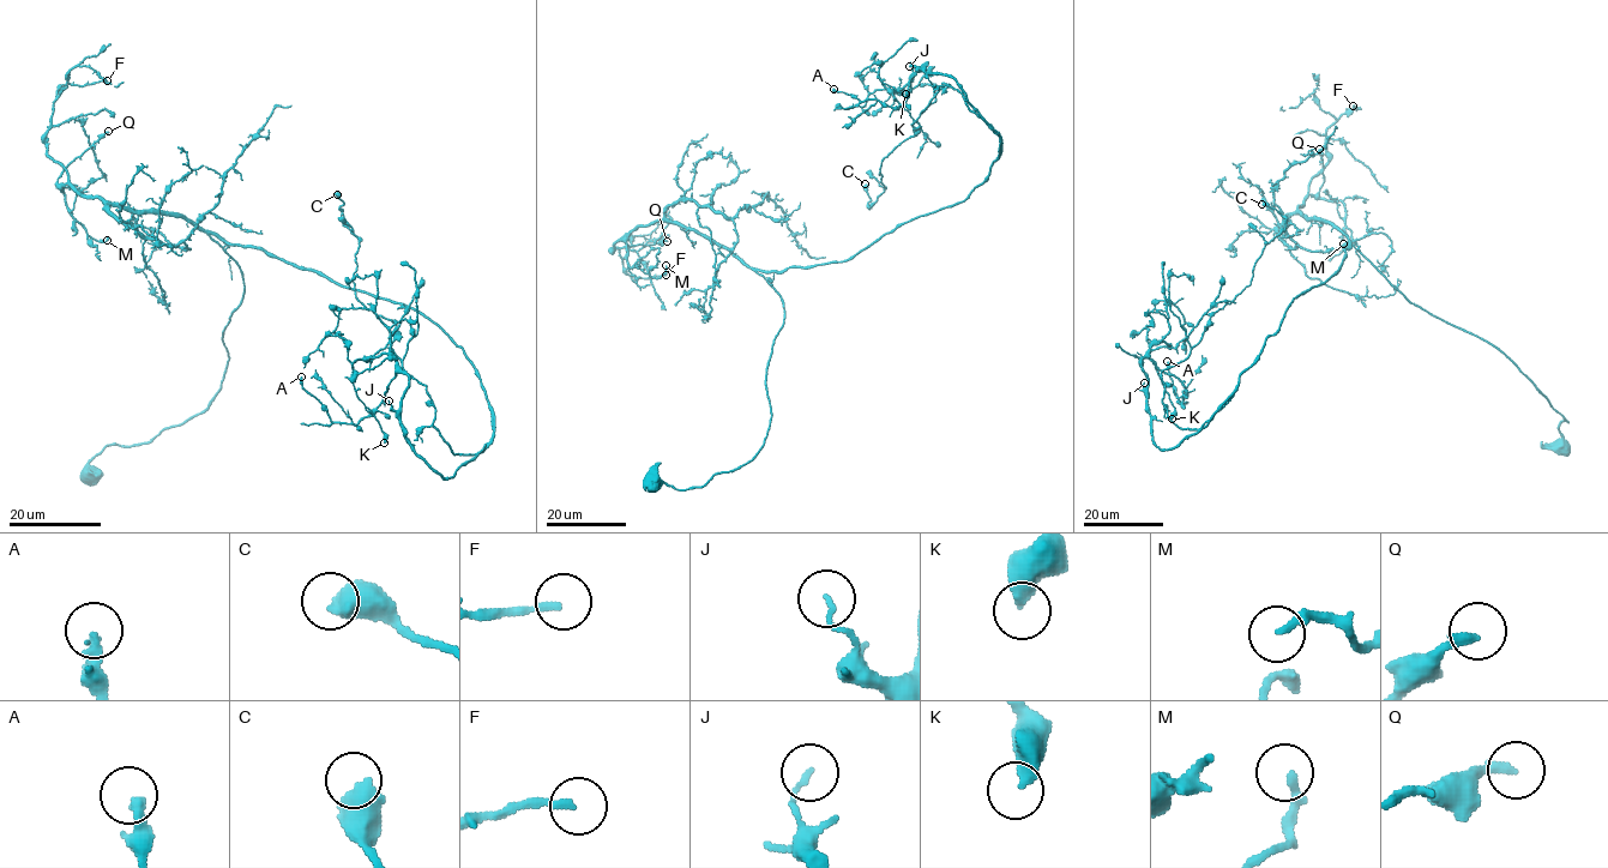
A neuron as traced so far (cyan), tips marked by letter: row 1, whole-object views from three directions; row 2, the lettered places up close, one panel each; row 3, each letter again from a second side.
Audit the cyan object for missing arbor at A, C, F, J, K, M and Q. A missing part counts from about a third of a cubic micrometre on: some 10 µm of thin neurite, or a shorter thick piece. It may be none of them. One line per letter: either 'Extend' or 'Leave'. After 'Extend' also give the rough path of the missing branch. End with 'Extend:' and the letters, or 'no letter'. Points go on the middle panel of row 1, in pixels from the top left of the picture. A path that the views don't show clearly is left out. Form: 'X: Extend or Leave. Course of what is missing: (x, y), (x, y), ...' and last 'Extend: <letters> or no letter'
A: Extend. Course of what is missing: (833, 89), (794, 97), (777, 116), (775, 127), (760, 143), (758, 139)
C: Leave
F: Extend
J: Leave
K: Leave
M: Leave
Q: Leave
Extend: A, F

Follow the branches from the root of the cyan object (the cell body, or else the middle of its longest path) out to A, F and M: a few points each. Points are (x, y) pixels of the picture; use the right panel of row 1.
A: (1564, 447), (1504, 354), (1348, 239), (1234, 395), (1160, 448), (1142, 361), (1181, 403), (1167, 361)
F: (1564, 447), (1567, 421), (1504, 354), (1411, 303), (1332, 224), (1298, 209), (1329, 160), (1326, 130), (1353, 106)
M: (1564, 447), (1567, 421), (1504, 354), (1411, 303), (1298, 209), (1310, 194), (1343, 205), (1355, 241), (1343, 243)

